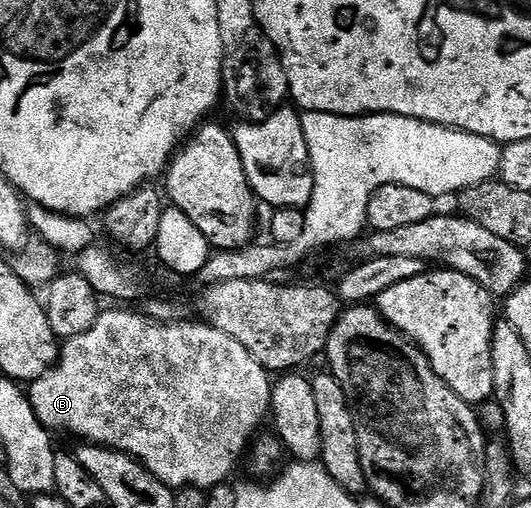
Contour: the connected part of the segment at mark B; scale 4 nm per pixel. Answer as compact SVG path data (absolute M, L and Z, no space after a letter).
M113 307L110 313L109 310L102 312L101 318L97 320L91 331L68 338L60 346L57 364L53 368L39 375L39 379L28 382L29 402L39 423L43 423L50 431L62 429L65 433L74 433L75 436L81 437L77 439L82 442L90 445L105 445L108 449L117 449L128 457L136 457L146 469L150 469L161 482L174 491L180 491L186 487L208 491L215 485L228 482L233 468L240 463L241 456L244 453L246 456L247 446L258 436L257 428L264 423L265 417L267 421L270 416L274 387L274 382L269 381L271 373L256 361L251 352L239 343L239 340L233 339L231 335L225 334L211 324L196 325L195 322L189 321L190 319L182 319L176 323L153 321L150 317L146 317L144 312L128 313L125 309L128 308Z

